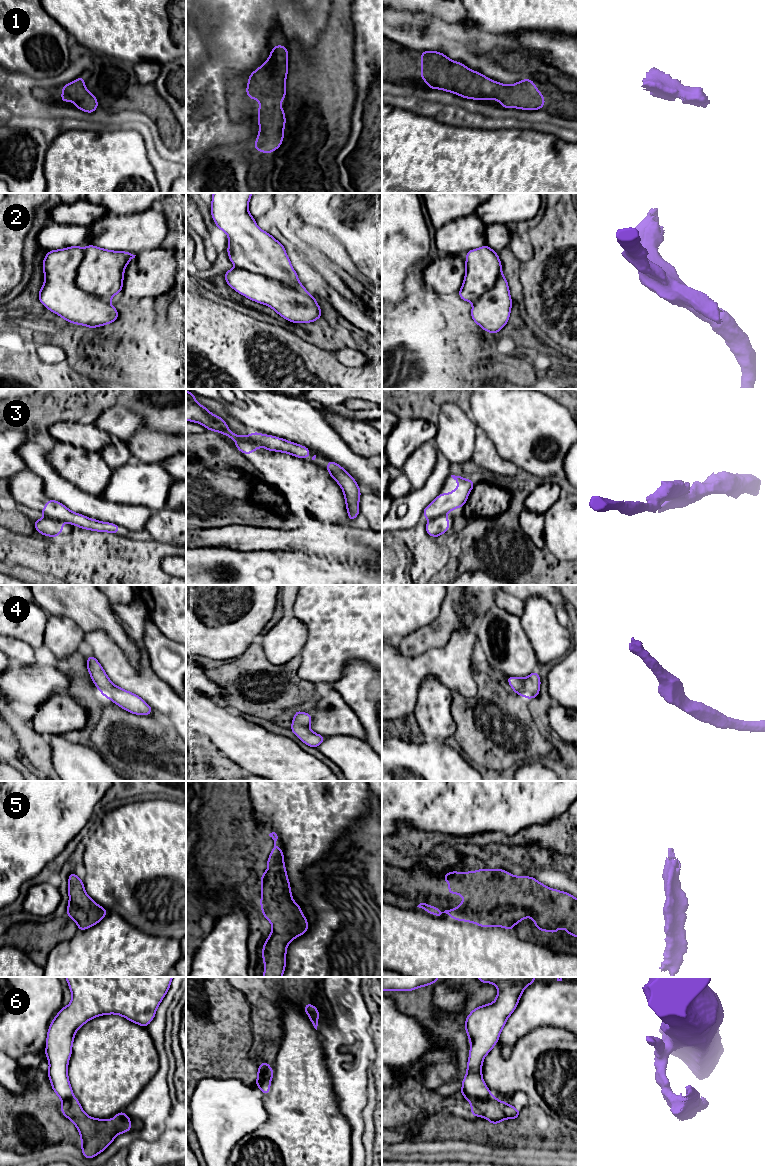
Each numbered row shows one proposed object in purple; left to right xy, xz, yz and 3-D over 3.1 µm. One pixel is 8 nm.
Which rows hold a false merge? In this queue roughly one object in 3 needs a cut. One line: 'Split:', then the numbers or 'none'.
Split: 2, 3, 6

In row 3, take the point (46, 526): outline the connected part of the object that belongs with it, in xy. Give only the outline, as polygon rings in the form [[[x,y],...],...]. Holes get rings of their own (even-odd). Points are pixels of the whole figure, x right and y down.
[[[44,517],[34,521],[36,531],[44,536],[51,536],[57,538],[59,533],[63,533],[63,522],[54,520],[49,517]]]

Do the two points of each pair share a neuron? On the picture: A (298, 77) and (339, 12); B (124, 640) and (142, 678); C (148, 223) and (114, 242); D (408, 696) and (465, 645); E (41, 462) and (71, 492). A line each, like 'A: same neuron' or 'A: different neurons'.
A: same neuron
B: different neurons
C: same neuron
D: same neuron
E: same neuron

